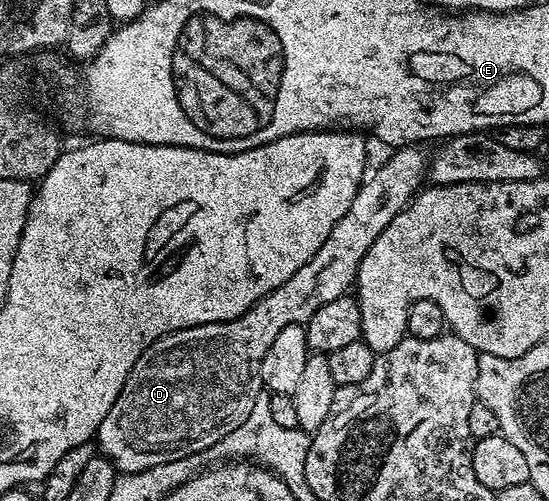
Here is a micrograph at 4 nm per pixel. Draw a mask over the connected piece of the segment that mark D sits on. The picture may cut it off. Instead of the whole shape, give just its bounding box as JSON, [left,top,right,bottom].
[97,146,429,473]

